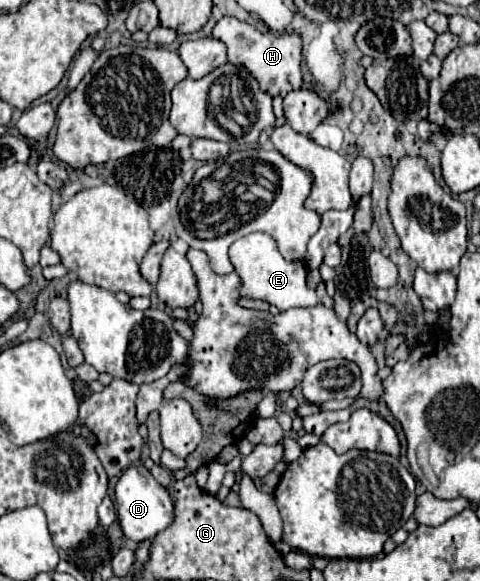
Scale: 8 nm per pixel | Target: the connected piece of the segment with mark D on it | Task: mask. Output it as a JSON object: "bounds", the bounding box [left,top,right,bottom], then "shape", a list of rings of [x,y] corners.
{"bounds":[114,464,174,544],"shape":[[[142,464],[130,466],[120,476],[114,498],[116,498],[116,512],[118,512],[118,522],[122,526],[122,532],[134,544],[152,540],[156,534],[164,532],[174,520],[174,504],[168,490],[162,484],[158,484]]]}

